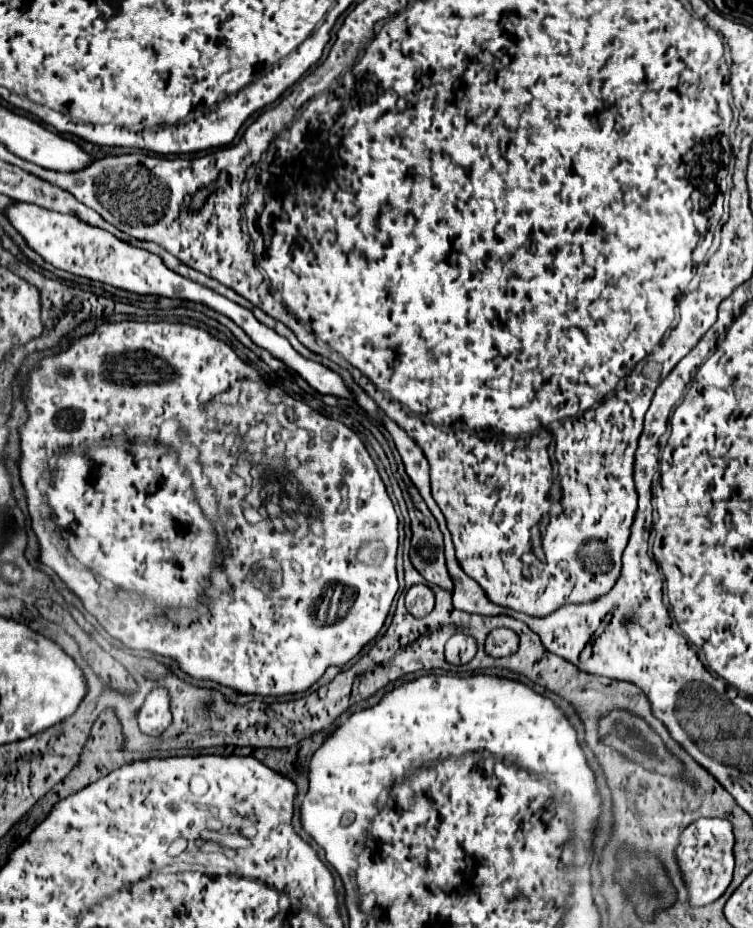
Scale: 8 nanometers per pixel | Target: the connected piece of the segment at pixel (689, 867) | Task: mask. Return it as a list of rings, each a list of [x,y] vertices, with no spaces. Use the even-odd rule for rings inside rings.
[[[699,819],[683,831],[677,847],[675,859],[681,867],[681,877],[689,893],[691,907],[703,907],[719,899],[731,883],[733,875],[733,825],[729,821]]]

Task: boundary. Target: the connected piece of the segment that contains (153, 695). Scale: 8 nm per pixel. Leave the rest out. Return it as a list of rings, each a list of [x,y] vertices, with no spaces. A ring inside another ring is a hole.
[[[155,689],[147,695],[145,705],[137,713],[139,729],[145,731],[145,735],[161,735],[171,723],[171,711],[169,711],[169,695],[165,689]]]

